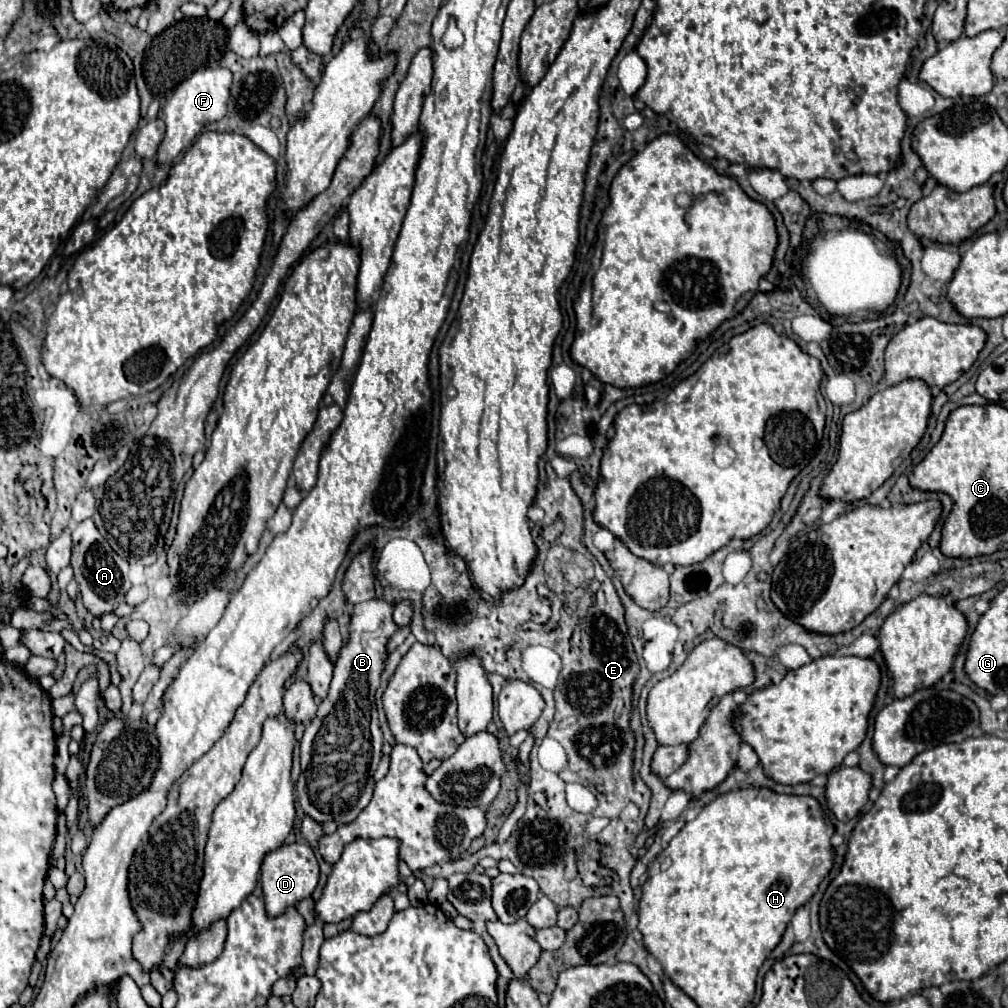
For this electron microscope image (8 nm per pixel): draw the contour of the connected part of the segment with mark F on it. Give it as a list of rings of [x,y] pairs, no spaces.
[[[223,66],[215,68],[201,68],[195,74],[191,74],[187,80],[183,80],[173,91],[173,96],[167,98],[163,106],[165,114],[165,124],[167,124],[167,134],[157,150],[157,160],[161,164],[171,164],[191,142],[201,134],[205,124],[217,122],[227,114],[227,102],[231,96],[231,82],[233,74],[231,70]]]

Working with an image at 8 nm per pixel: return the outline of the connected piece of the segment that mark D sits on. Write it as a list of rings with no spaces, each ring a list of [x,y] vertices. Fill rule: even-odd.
[[[283,844],[279,850],[267,854],[261,866],[261,886],[265,894],[265,910],[269,918],[281,916],[287,908],[297,906],[309,898],[319,882],[319,866],[313,850],[307,844]]]

